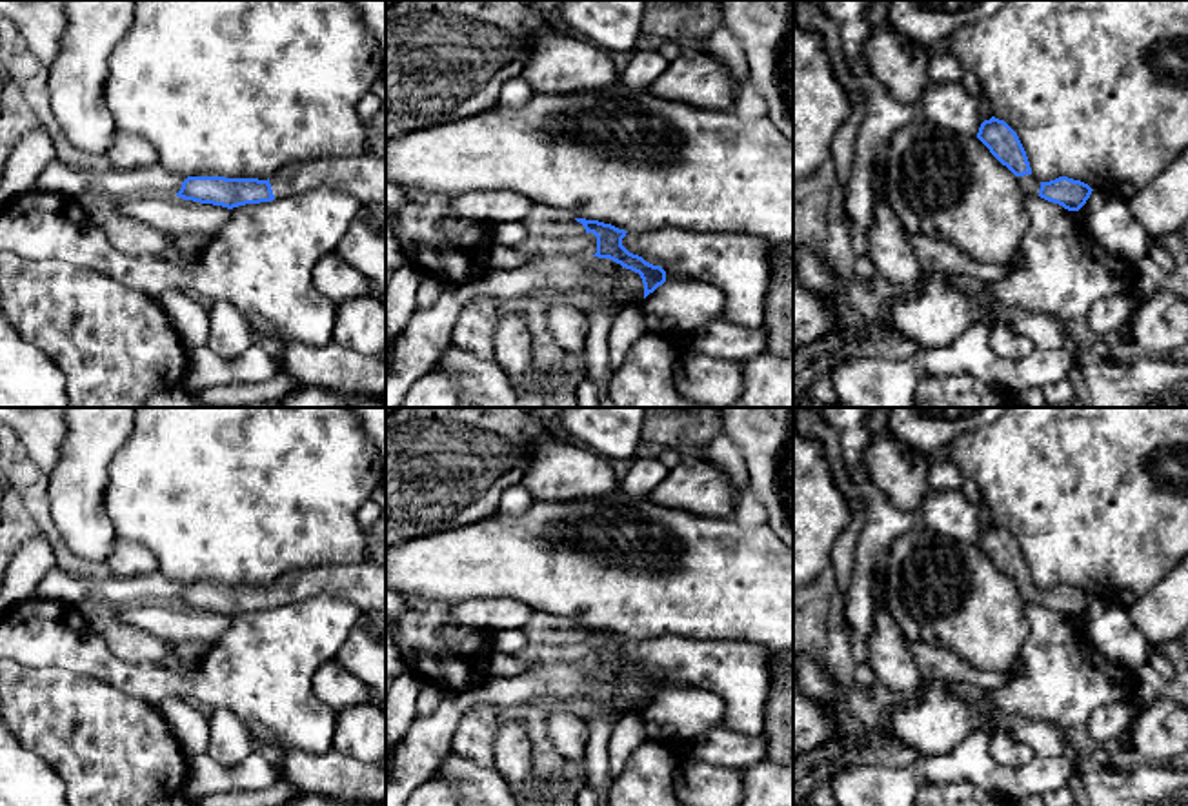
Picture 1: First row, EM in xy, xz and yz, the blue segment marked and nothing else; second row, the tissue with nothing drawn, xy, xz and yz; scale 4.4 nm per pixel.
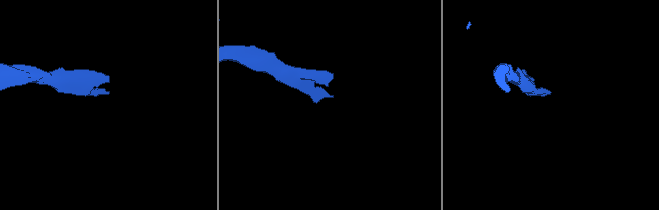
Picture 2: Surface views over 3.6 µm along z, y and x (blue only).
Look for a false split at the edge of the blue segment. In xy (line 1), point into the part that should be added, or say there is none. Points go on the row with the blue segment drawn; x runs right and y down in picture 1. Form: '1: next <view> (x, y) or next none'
1: next xy (364, 175)

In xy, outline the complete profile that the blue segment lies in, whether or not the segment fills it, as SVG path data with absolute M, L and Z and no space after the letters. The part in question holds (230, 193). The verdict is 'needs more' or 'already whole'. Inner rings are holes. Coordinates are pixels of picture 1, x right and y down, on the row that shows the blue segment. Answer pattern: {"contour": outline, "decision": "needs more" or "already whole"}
{"contour": "M366 149L357 156L320 156L307 162L293 162L278 169L271 178L226 178L226 176L187 176L176 196L200 204L222 206L227 209L271 202L302 195L318 187L335 187L360 200L362 206L386 204L386 156Z", "decision": "needs more"}

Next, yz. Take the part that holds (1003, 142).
{"contour": "M995 116L984 120L979 127L977 138L1017 176L1024 196L1041 196L1068 211L1079 211L1093 191L1088 184L1068 176L1039 182L1032 175L1026 151L1017 133L1004 120Z", "decision": "needs more"}

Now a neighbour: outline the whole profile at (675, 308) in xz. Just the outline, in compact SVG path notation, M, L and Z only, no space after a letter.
M677 278L659 286L640 307L648 335L675 340L699 326L722 320L726 295L717 286Z

